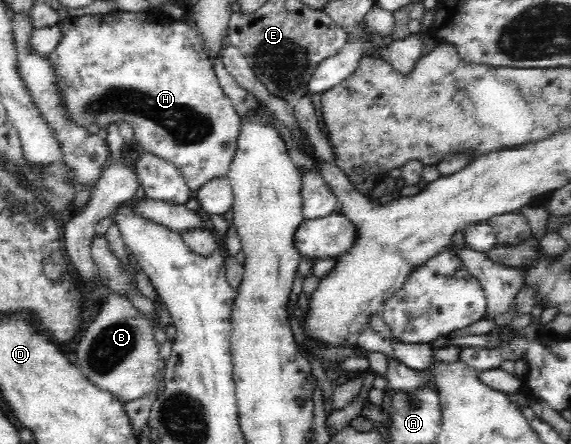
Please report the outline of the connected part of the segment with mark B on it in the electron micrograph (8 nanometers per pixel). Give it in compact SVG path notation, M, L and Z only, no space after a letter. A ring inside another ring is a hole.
M111 292L107 304L101 308L97 318L87 326L85 334L79 338L75 348L75 366L89 379L90 383L115 395L122 403L145 397L156 389L157 370L160 368L159 344L155 341L152 320L137 311L130 300Z

